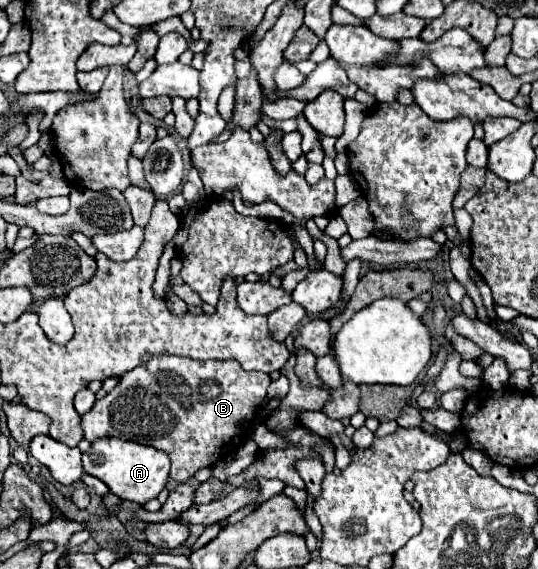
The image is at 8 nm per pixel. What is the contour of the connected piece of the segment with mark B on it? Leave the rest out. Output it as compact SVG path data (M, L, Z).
M152 355L146 363L126 371L118 385L82 417L80 425L88 441L100 437L118 437L150 445L168 453L172 461L170 477L178 483L188 481L198 469L220 461L222 451L232 443L238 447L248 437L256 421L256 407L264 399L270 385L270 375L258 371L244 371L236 361L196 361L180 355Z

